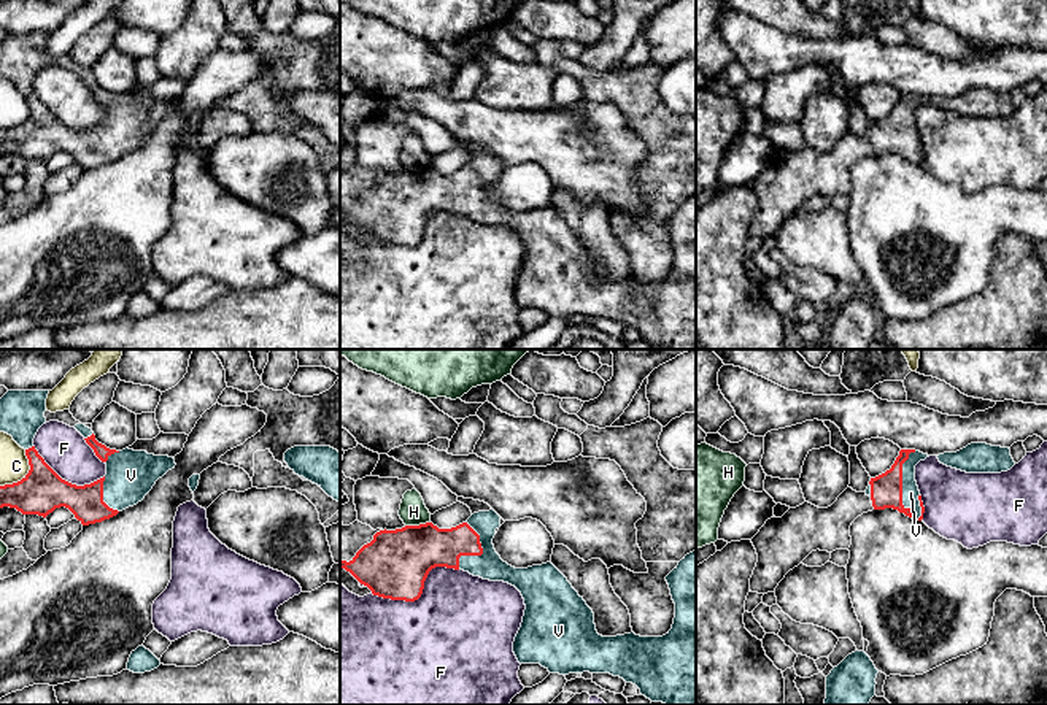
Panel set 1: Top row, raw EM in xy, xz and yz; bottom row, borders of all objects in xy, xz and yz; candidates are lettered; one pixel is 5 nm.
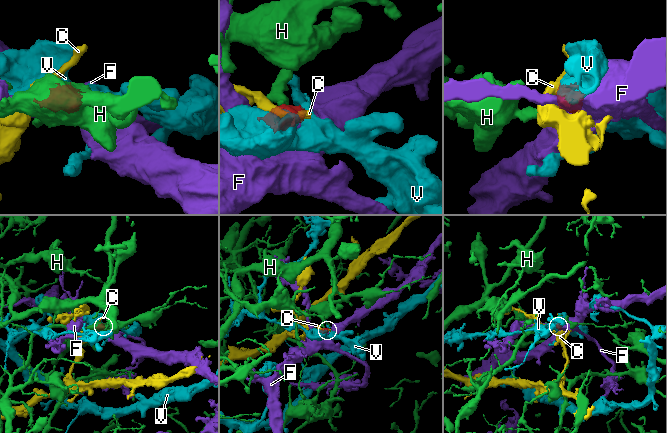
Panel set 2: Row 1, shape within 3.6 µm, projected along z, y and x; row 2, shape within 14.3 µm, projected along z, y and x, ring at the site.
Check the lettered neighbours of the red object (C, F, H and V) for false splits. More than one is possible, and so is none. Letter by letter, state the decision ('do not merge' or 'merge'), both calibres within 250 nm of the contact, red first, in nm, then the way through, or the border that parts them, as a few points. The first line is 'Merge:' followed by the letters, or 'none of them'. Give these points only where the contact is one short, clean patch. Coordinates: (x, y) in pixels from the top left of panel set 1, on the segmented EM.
Merge: V
C: do not merge; 220 nm thick on the red side, 140 nm on the other; border along xy (26, 450), (29, 470), (19, 480), (0, 486)
F: do not merge; 340 nm thick on the red side, 500 nm on the other
H: do not merge; 340 nm thick on the red side, 140 nm on the other; border along xz (428, 521), (418, 526), (405, 526)
V: merge; 160 nm thick on the red side, 90 nm on the other

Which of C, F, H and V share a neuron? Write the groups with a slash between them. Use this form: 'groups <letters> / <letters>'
groups C / F / H / V

